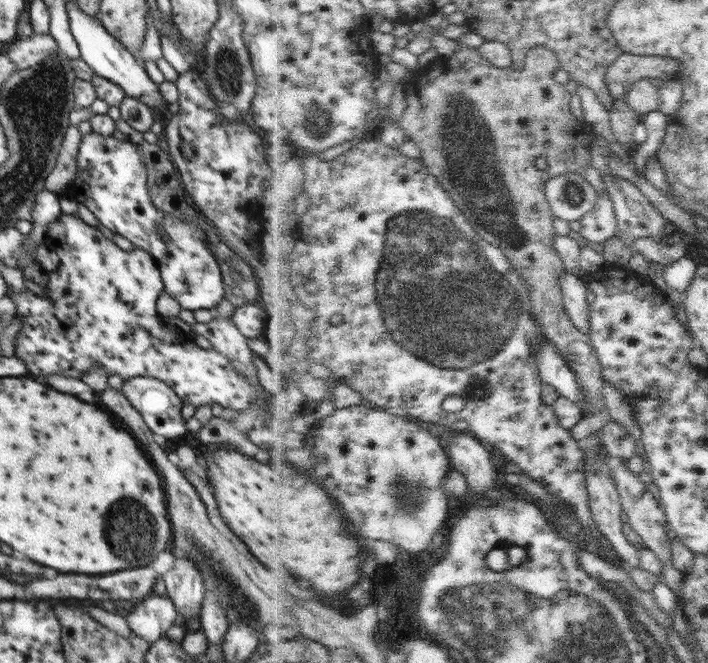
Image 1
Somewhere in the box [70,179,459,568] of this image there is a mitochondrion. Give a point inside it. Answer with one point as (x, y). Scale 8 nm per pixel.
(129, 529)

